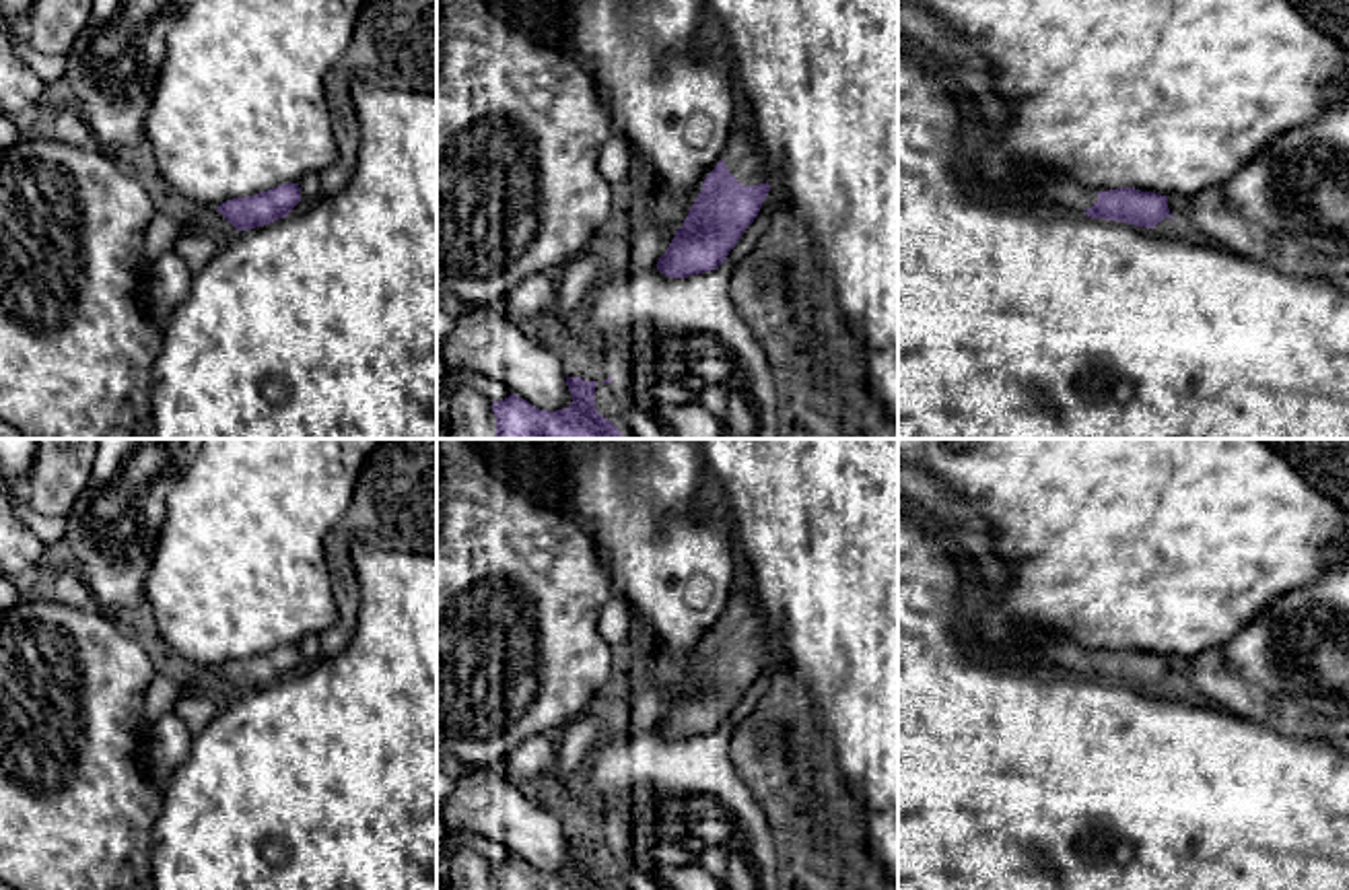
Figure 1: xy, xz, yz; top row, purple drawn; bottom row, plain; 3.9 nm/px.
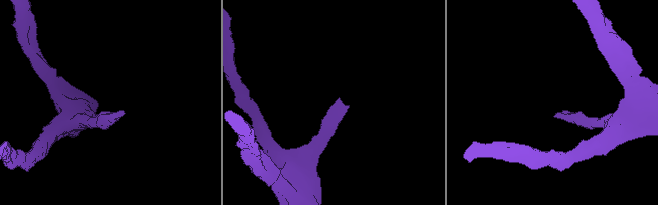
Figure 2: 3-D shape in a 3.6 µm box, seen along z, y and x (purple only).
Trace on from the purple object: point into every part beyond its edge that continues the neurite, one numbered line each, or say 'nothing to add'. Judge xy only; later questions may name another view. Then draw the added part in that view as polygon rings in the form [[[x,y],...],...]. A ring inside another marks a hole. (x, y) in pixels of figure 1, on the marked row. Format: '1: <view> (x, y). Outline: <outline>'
nothing to add

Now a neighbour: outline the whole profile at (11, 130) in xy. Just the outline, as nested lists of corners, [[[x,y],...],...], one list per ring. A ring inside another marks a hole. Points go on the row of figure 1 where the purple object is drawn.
[[[0,115],[0,150],[16,144],[27,132],[23,119]]]

